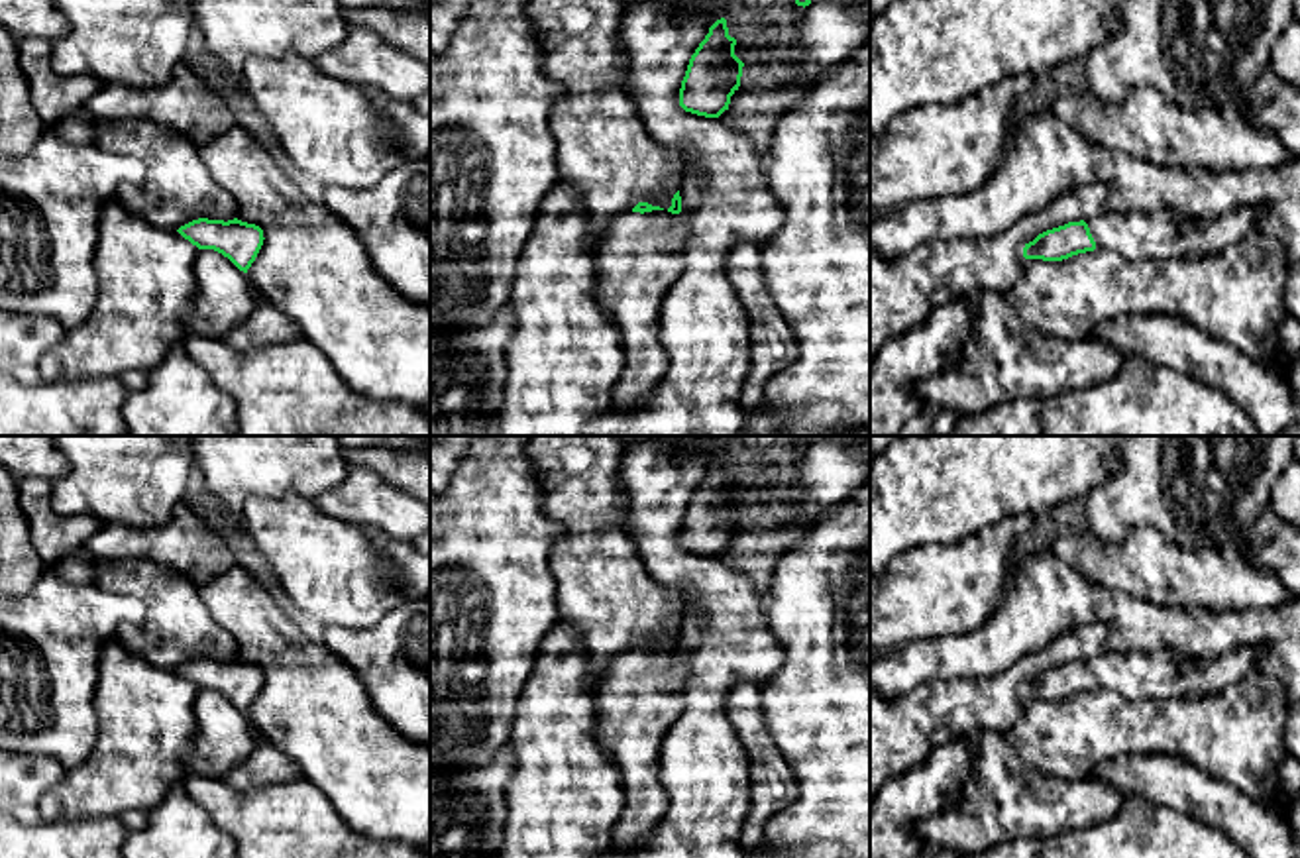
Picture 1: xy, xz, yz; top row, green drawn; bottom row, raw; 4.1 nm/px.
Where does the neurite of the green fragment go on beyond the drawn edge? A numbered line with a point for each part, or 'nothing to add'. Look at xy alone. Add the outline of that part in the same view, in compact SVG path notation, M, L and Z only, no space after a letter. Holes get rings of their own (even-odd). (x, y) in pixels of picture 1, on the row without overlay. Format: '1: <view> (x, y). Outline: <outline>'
nothing to add

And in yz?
1: yz (1136, 674). Outline: M1165 648L1129 650L1106 652L1086 664L1100 689L1117 691L1127 699L1170 699L1221 691L1253 671L1261 652L1237 648L1212 664L1180 664Z

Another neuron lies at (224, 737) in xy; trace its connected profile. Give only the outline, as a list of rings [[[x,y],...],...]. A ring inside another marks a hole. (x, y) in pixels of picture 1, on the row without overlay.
[[[198,689],[194,717],[196,738],[187,772],[222,779],[251,754],[253,724],[247,713],[214,689]]]

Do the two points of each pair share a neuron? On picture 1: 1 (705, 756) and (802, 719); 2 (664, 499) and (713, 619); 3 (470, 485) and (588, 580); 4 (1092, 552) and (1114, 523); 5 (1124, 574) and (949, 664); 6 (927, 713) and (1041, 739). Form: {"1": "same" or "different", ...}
{"1": "different", "2": "same", "3": "different", "4": "different", "5": "different", "6": "different"}

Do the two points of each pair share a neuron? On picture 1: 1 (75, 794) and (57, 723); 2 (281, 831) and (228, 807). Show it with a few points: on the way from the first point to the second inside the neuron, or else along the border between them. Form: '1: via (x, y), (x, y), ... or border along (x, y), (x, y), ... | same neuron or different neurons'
1: border along (97, 731), (91, 752), (67, 770) | different neurons
2: via (268, 825), (242, 813) | same neuron

